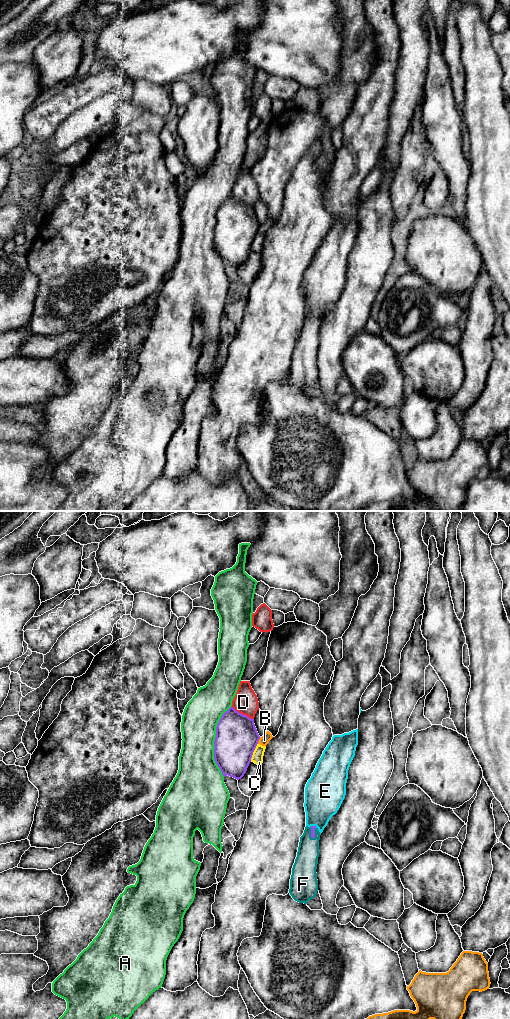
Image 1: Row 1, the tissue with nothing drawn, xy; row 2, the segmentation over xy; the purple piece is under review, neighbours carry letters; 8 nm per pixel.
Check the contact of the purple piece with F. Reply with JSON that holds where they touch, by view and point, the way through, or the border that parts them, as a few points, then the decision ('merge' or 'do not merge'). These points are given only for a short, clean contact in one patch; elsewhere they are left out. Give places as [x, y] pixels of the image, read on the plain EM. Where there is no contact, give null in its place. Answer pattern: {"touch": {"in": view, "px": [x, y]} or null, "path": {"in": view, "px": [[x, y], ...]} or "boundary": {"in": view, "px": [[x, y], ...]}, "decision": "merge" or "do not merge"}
{"touch": {"in": "xy", "px": [311, 321]}, "path": {"in": "xy", "px": [[313, 316], [311, 321], [306, 349]]}, "decision": "merge"}

